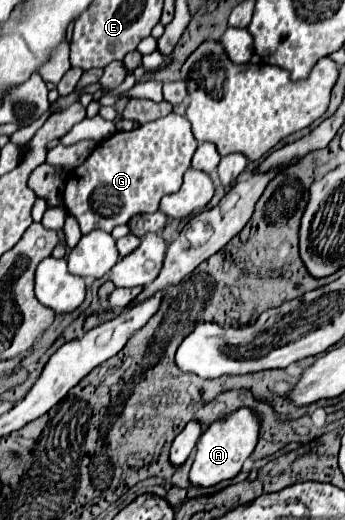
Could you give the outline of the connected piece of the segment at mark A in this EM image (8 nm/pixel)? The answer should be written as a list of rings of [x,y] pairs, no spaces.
[[[240,408],[234,414],[230,414],[226,420],[214,422],[200,436],[200,444],[196,446],[194,464],[190,468],[190,484],[198,488],[208,488],[208,486],[216,486],[222,480],[232,480],[240,472],[246,458],[252,454],[258,440],[258,430],[260,430],[258,416],[248,408]]]

